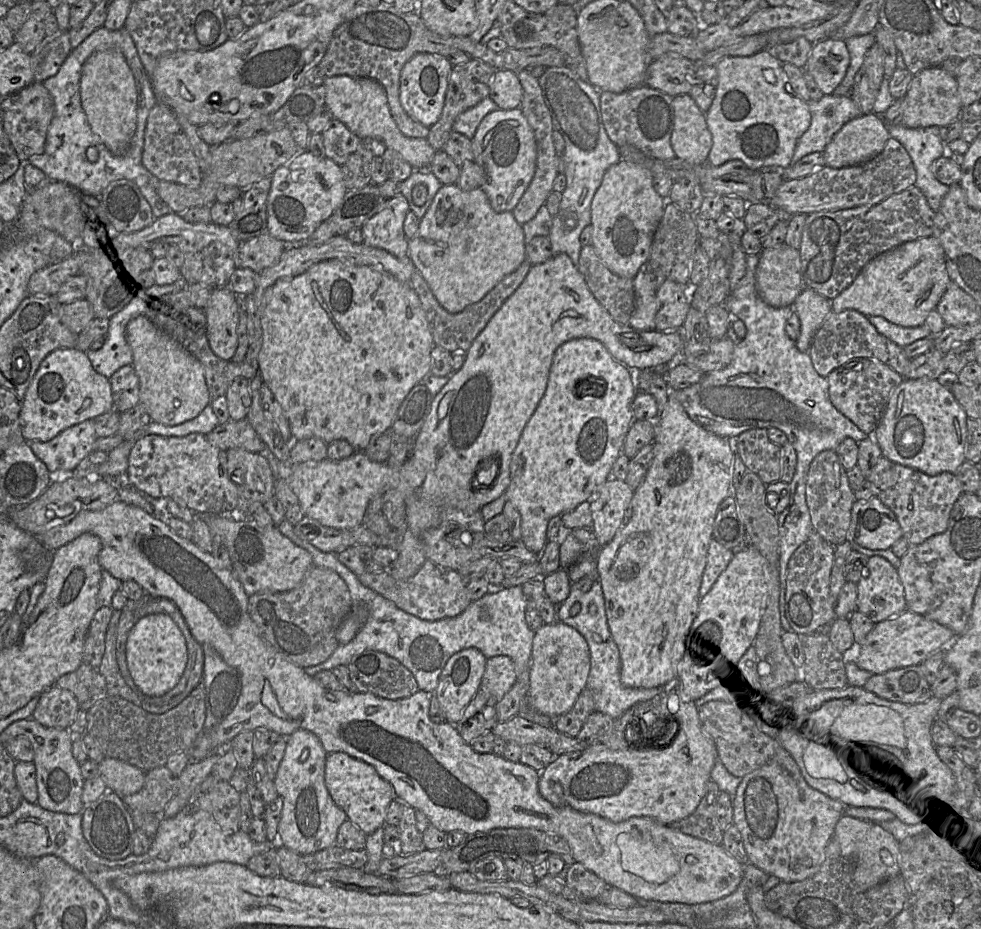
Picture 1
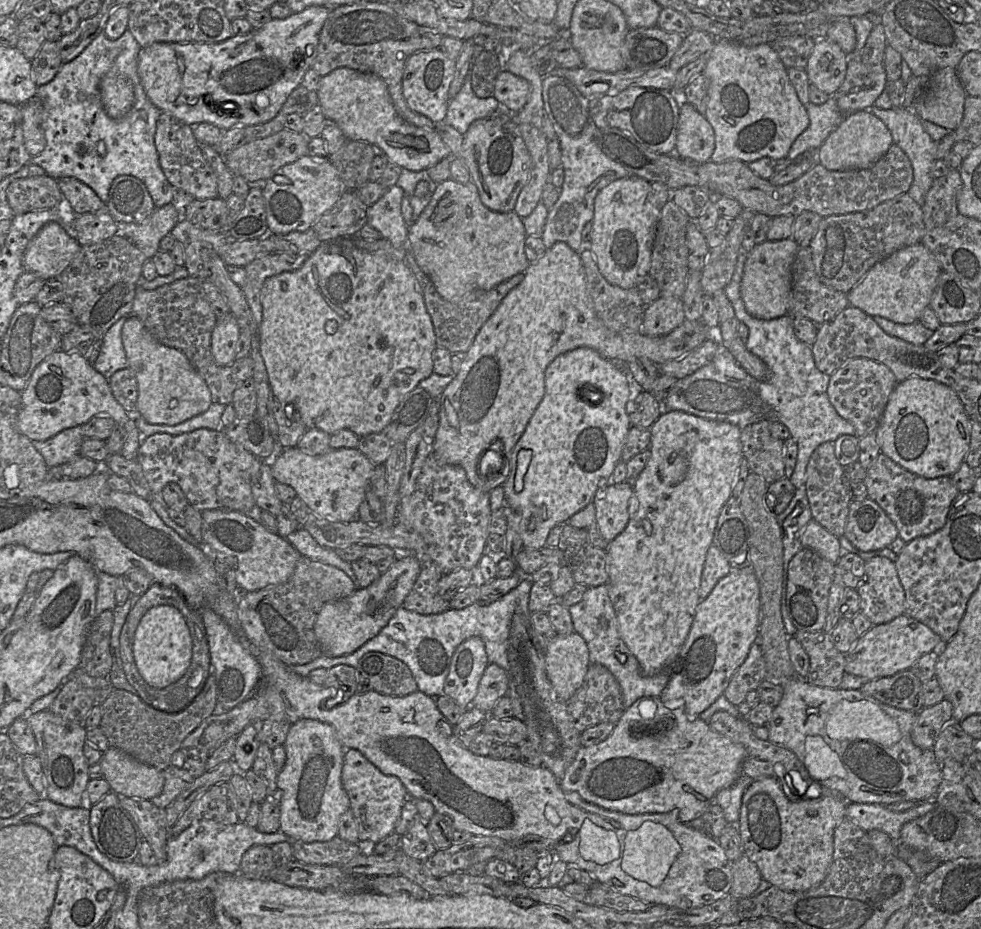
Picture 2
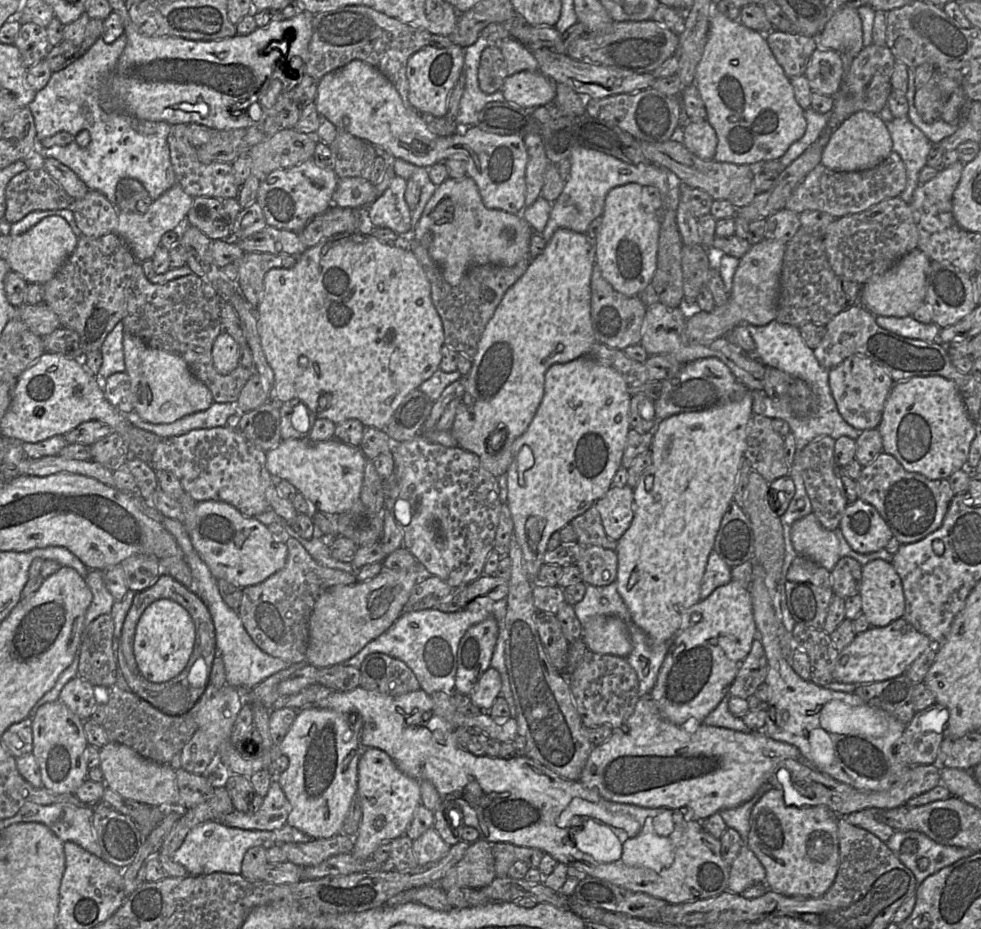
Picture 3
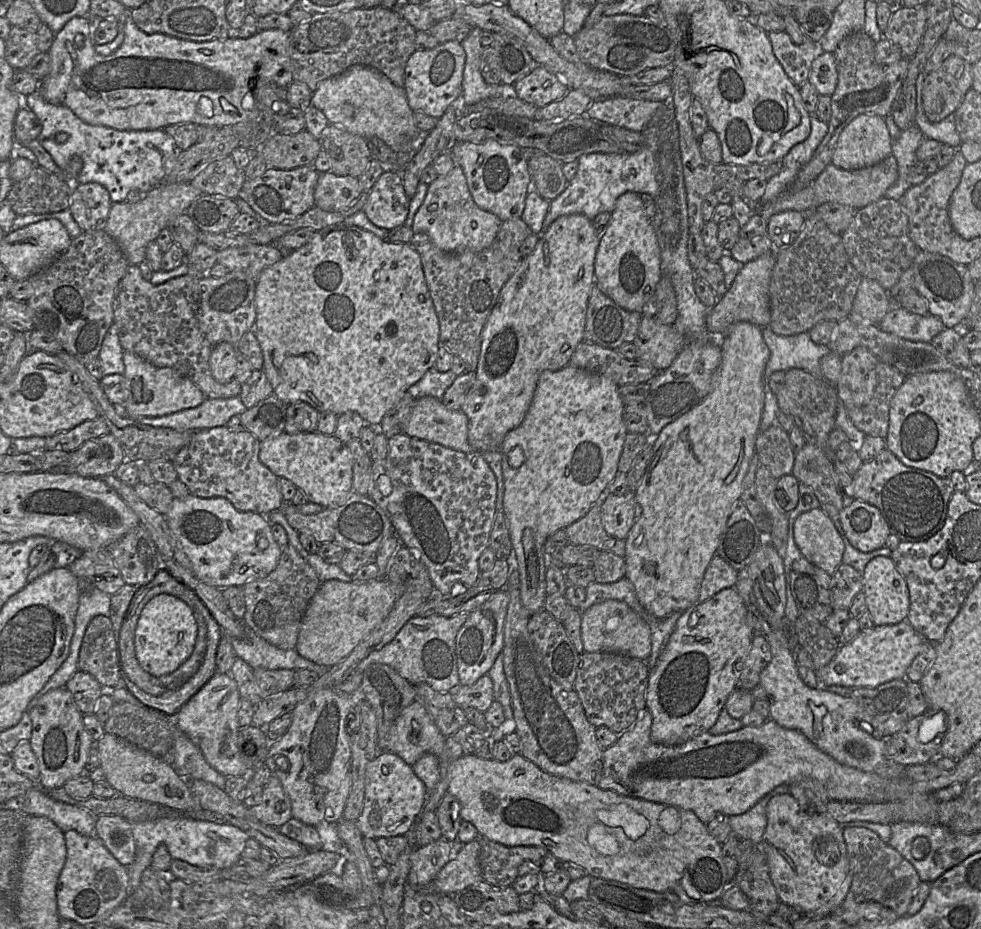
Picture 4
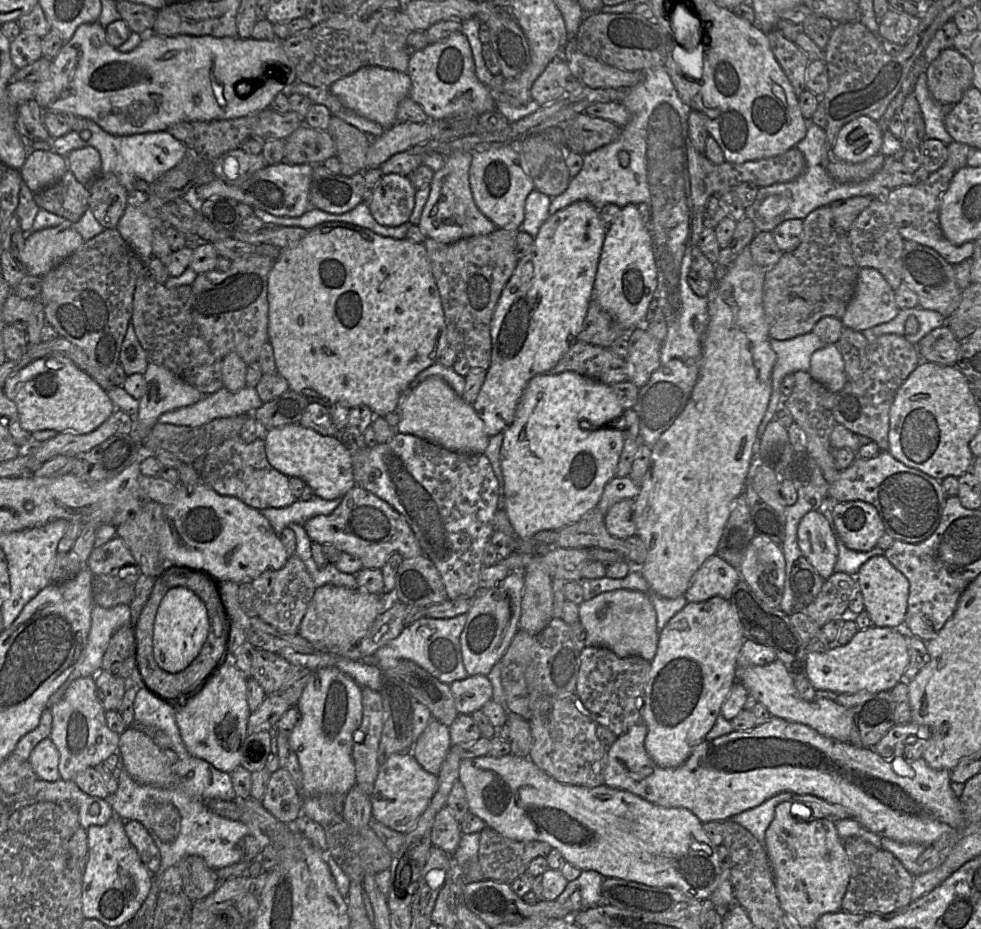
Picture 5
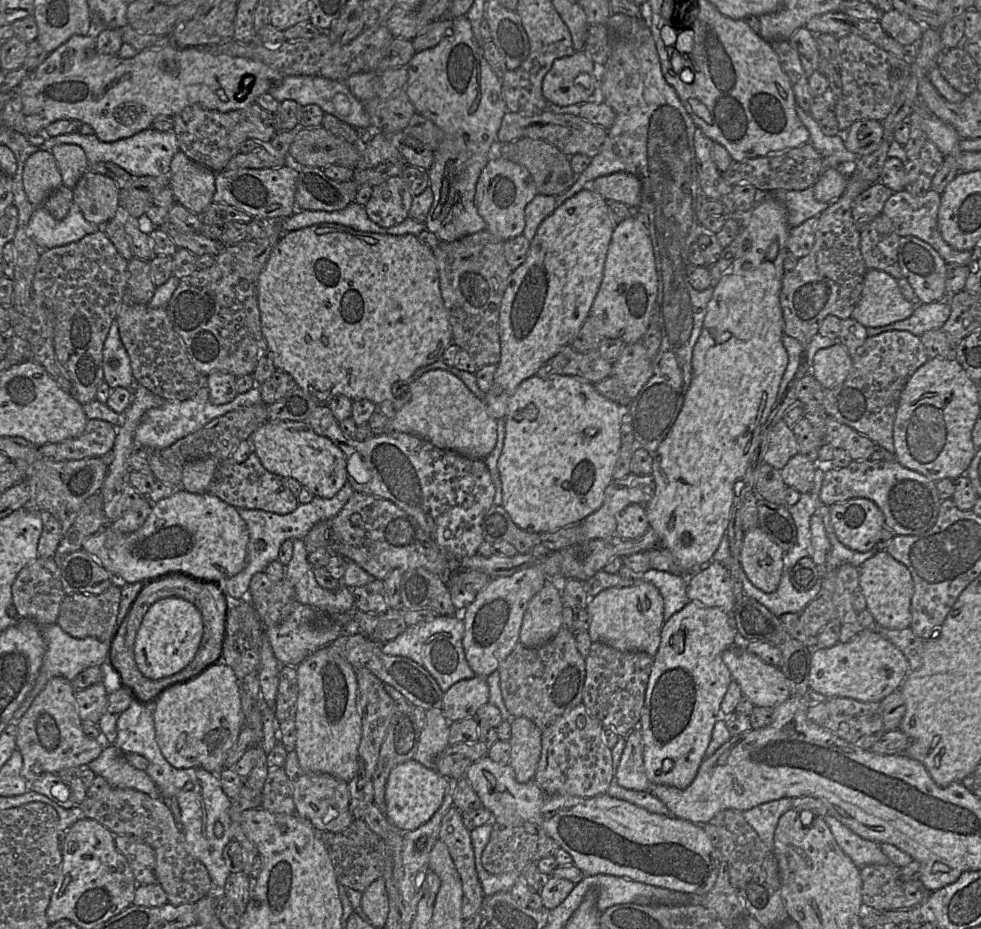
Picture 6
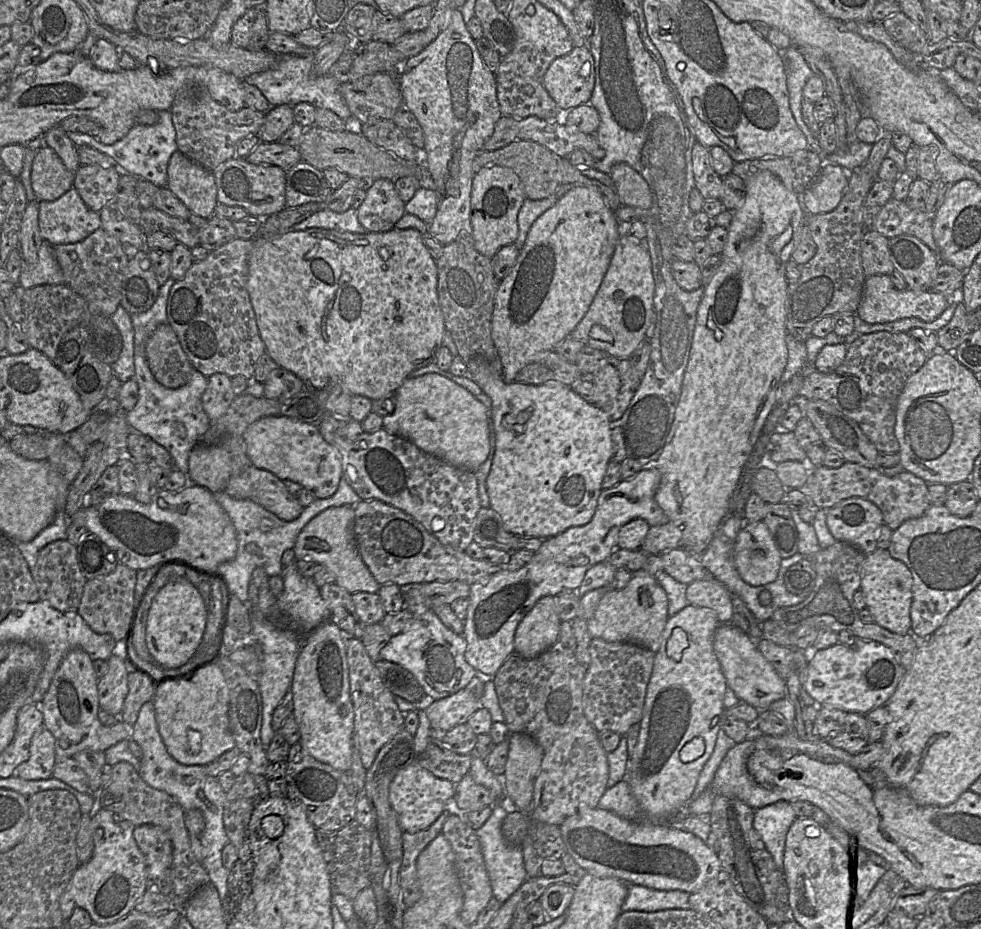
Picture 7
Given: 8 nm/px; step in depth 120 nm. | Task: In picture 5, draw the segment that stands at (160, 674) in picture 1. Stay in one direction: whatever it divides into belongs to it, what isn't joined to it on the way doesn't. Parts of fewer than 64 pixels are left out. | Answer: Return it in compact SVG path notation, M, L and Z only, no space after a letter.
M185 587L170 589L161 599L152 626L152 653L158 667L170 674L187 668L198 656L206 640L208 628L208 614L201 599Z

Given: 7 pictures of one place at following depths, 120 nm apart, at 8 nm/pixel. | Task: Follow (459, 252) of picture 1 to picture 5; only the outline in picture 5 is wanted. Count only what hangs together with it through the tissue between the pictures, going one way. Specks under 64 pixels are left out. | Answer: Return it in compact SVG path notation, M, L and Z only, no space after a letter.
M454 152L446 157L444 167L434 173L429 197L418 224L427 238L449 244L472 236L488 235L497 229L475 204L469 183L472 157L471 152Z

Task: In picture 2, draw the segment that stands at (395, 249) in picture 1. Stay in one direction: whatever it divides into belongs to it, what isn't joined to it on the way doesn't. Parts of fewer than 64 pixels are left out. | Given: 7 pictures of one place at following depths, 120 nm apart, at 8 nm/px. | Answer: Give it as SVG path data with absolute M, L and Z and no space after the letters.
M394 185L376 203L368 207L366 214L367 224L376 229L381 237L395 248L404 248L408 245L409 226L401 212L403 197L404 190Z

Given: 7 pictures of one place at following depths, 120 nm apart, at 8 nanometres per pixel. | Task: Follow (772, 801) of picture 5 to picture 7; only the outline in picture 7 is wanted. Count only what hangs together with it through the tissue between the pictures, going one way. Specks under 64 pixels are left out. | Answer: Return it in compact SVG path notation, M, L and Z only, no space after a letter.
M777 800L754 810L754 828L776 866L783 870L785 837L795 813L785 800Z

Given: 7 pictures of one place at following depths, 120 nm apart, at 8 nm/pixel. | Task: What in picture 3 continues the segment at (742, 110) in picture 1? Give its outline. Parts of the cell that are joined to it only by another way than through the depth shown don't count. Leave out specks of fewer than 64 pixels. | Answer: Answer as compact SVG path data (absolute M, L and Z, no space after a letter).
M715 3L707 43L696 67L695 85L706 107L706 120L717 134L717 162L747 165L780 159L806 132L805 110L796 101L791 81L771 51L766 34L729 19L715 9Z

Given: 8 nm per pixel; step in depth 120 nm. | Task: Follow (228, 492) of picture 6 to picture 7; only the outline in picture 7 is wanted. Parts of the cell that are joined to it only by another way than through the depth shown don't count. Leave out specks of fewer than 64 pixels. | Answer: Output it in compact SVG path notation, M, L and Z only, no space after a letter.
M254 465L245 469L239 476L231 476L224 491L235 499L251 500L285 521L296 519L304 508L298 501L297 496L287 490L283 480L273 473Z

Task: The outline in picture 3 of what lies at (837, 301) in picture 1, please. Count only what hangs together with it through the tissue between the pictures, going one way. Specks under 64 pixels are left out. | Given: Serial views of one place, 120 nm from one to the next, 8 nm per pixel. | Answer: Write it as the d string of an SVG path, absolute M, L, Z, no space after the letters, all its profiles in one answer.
M916 248L901 258L884 274L872 277L862 285L859 303L874 316L912 316L922 303L925 303L927 270L930 258Z

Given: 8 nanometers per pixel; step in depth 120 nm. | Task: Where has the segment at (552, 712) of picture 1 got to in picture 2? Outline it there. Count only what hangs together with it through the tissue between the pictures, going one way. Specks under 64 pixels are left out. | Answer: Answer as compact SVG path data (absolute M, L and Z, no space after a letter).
M577 632L557 634L544 651L546 673L558 698L567 702L581 687L590 665L589 649Z

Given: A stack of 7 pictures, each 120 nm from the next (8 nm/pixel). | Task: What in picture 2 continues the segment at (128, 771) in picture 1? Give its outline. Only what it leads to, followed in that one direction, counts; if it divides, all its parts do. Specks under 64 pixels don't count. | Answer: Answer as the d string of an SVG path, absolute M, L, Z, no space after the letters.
M109 746L99 761L110 791L126 797L151 800L164 785L162 770L144 764L119 748Z

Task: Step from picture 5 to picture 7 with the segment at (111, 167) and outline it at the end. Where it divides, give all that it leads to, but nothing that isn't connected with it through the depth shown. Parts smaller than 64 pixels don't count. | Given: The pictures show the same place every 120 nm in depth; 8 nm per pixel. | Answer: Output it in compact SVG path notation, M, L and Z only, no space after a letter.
M171 110L157 111L159 121L154 125L135 124L124 138L112 145L105 145L89 134L67 132L68 137L77 147L92 147L110 157L120 166L120 169L137 177L145 179L159 188L168 185L168 164L174 152L178 151L176 129L173 124Z

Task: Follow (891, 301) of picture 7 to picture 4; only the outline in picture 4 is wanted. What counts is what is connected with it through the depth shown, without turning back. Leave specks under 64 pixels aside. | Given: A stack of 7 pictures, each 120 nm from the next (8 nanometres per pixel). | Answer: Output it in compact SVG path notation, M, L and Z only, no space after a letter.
M862 278L848 318L859 326L879 324L890 309L890 298L880 284Z

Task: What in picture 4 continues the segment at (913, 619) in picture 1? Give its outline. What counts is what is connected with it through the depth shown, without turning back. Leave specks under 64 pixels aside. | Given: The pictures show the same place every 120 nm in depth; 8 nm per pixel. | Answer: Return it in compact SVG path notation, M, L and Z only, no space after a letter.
M907 620L873 626L860 631L848 644L841 645L833 659L826 666L815 670L815 674L820 685L848 688L875 688L891 680L905 679L906 672L924 641Z

